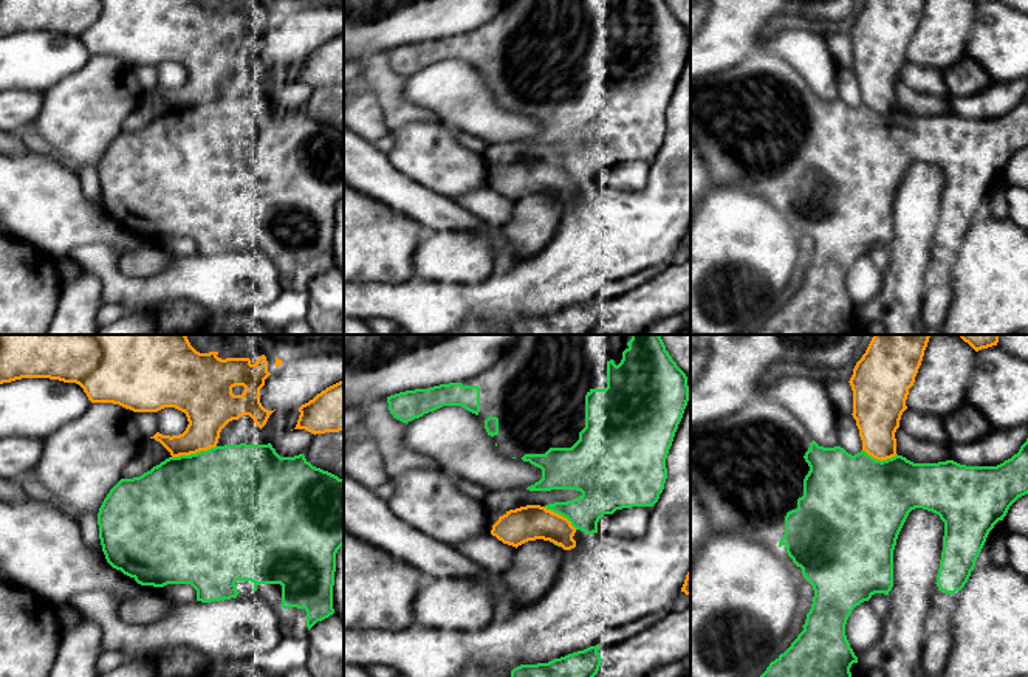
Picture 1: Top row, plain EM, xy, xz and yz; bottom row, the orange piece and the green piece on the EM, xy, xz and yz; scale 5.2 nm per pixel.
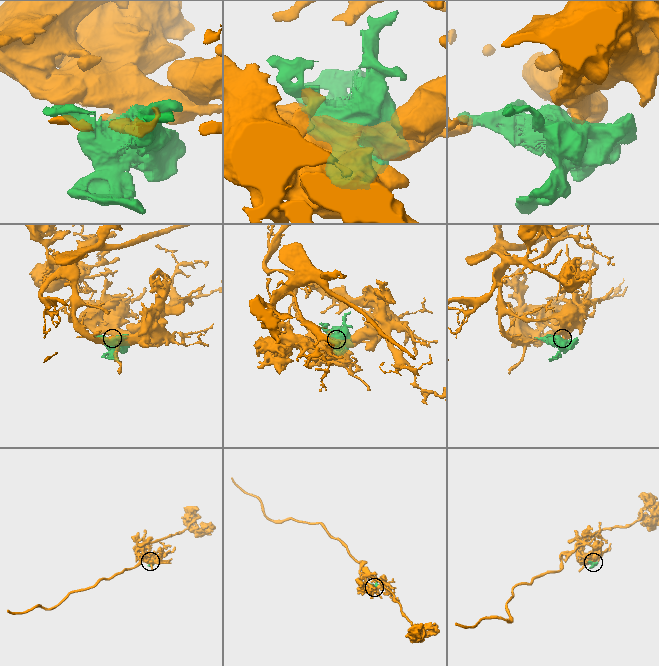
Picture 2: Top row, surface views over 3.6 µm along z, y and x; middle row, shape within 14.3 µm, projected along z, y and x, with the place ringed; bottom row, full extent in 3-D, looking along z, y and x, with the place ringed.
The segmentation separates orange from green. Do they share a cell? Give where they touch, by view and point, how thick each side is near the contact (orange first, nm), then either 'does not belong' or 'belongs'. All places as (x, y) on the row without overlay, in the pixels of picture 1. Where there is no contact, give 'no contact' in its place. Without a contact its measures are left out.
contact xy (194, 106); calibres 240 and 500 nm; belongs

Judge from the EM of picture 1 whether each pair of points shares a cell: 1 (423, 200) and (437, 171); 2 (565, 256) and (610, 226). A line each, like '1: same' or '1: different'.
1: different
2: same

